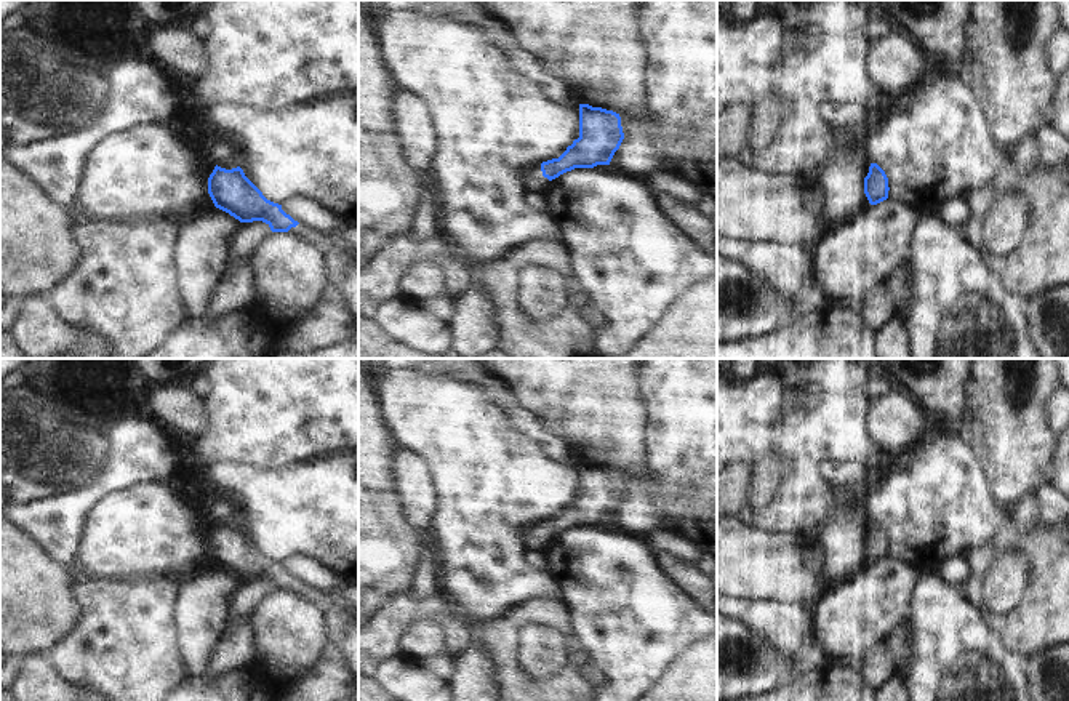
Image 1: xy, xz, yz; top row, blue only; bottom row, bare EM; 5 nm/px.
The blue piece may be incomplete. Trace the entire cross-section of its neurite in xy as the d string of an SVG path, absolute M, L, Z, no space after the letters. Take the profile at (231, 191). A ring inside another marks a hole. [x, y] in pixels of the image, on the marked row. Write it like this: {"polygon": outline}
{"polygon": "M216 165L208 178L208 194L216 208L240 222L262 221L272 232L291 232L325 250L323 238L286 214L282 205L267 200L240 166L226 170Z"}

